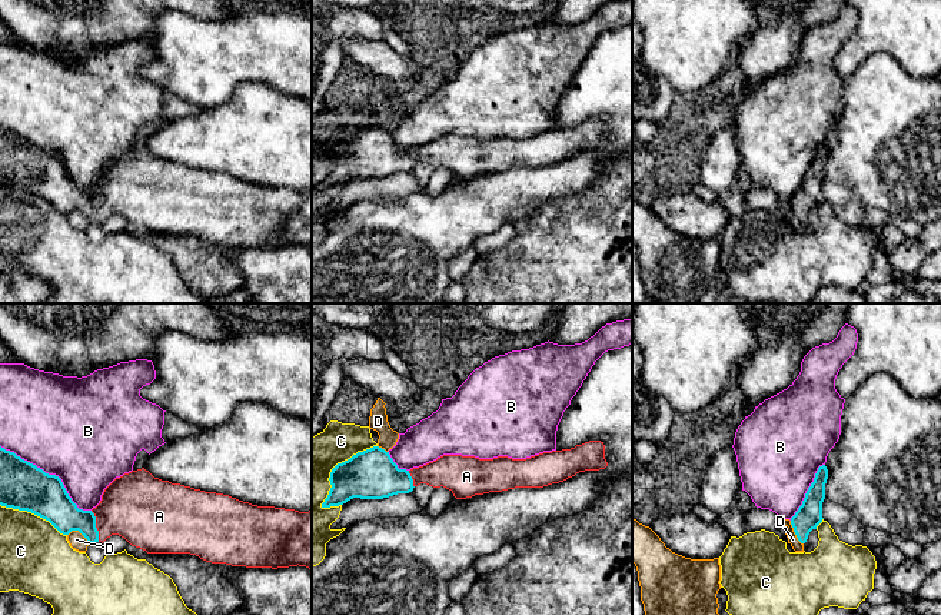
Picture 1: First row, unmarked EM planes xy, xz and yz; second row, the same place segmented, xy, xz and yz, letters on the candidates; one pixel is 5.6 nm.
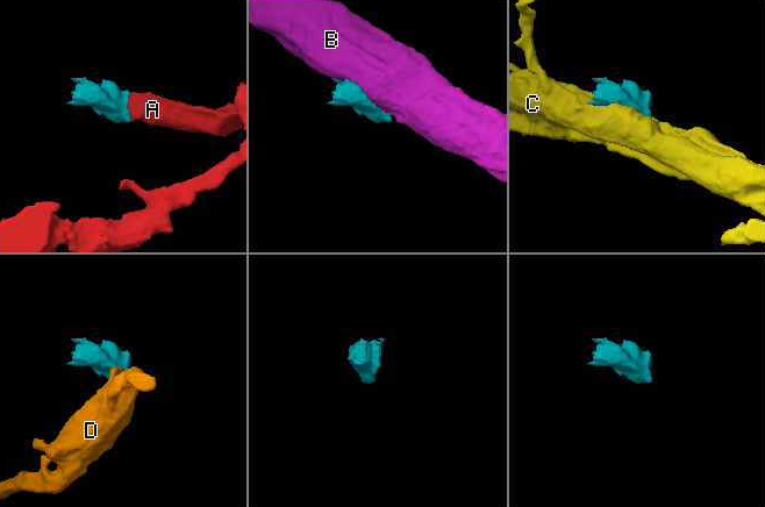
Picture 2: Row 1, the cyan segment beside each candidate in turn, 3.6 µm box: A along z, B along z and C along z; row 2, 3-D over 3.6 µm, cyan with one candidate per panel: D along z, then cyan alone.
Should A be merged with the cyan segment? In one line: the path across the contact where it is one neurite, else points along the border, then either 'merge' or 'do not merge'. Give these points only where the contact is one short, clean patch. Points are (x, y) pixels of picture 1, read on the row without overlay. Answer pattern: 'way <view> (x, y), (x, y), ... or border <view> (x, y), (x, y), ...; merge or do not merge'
way xy (56, 186), (66, 196), (95, 206), (133, 186); merge

